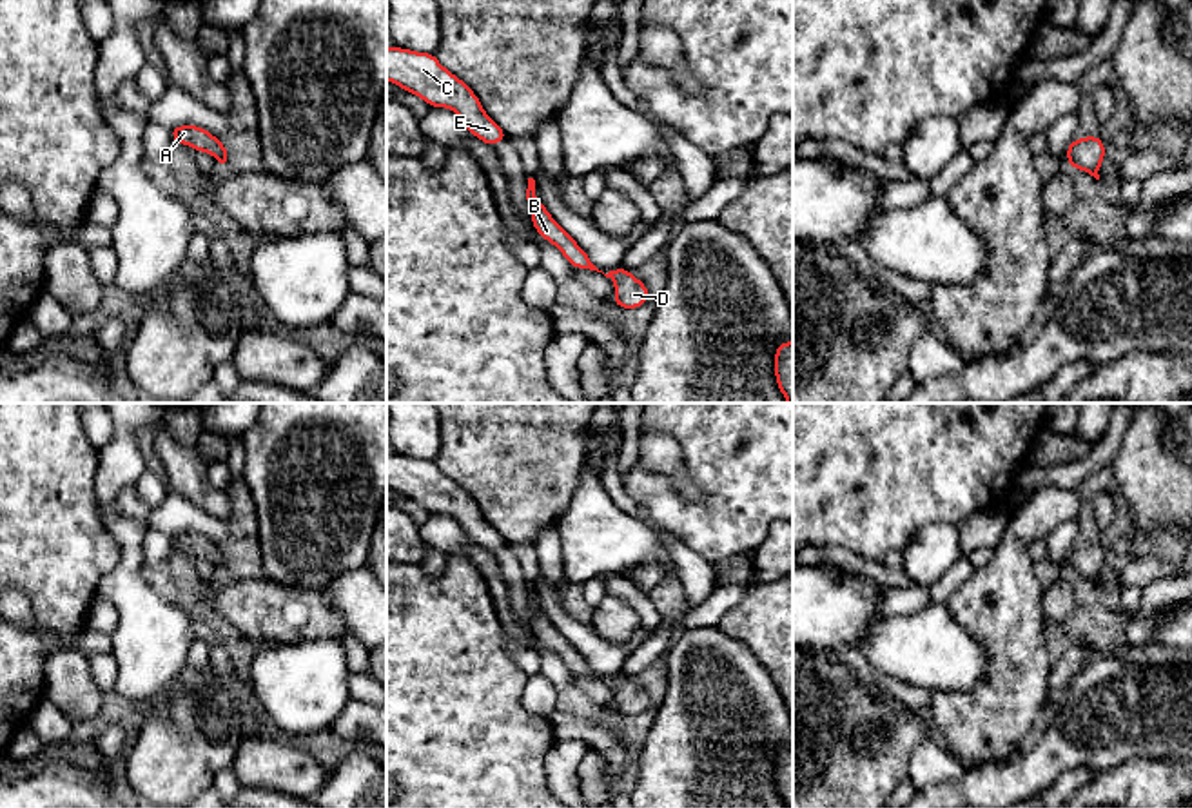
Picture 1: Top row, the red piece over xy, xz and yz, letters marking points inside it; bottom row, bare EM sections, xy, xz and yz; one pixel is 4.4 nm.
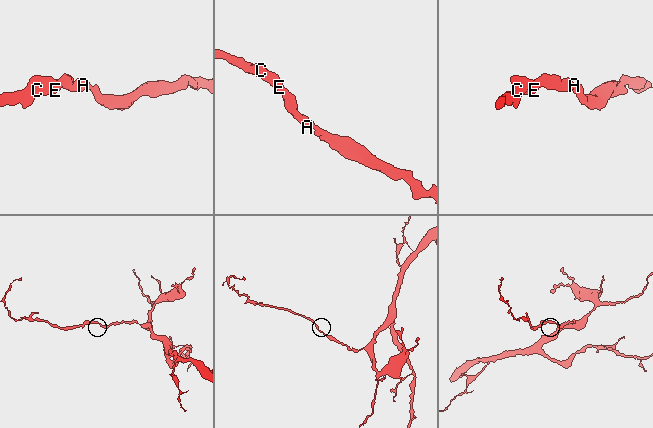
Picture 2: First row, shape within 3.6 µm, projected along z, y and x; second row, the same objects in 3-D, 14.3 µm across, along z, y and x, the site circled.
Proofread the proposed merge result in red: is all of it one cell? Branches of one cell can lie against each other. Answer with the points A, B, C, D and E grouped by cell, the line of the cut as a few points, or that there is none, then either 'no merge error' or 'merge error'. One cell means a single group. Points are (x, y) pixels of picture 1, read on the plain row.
groups A B C D E; cut none; no merge error

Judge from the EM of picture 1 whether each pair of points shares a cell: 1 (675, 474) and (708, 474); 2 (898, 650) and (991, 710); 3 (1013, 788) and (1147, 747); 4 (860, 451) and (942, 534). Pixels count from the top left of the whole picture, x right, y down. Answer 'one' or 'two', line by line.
1: two
2: two
3: one
4: two

